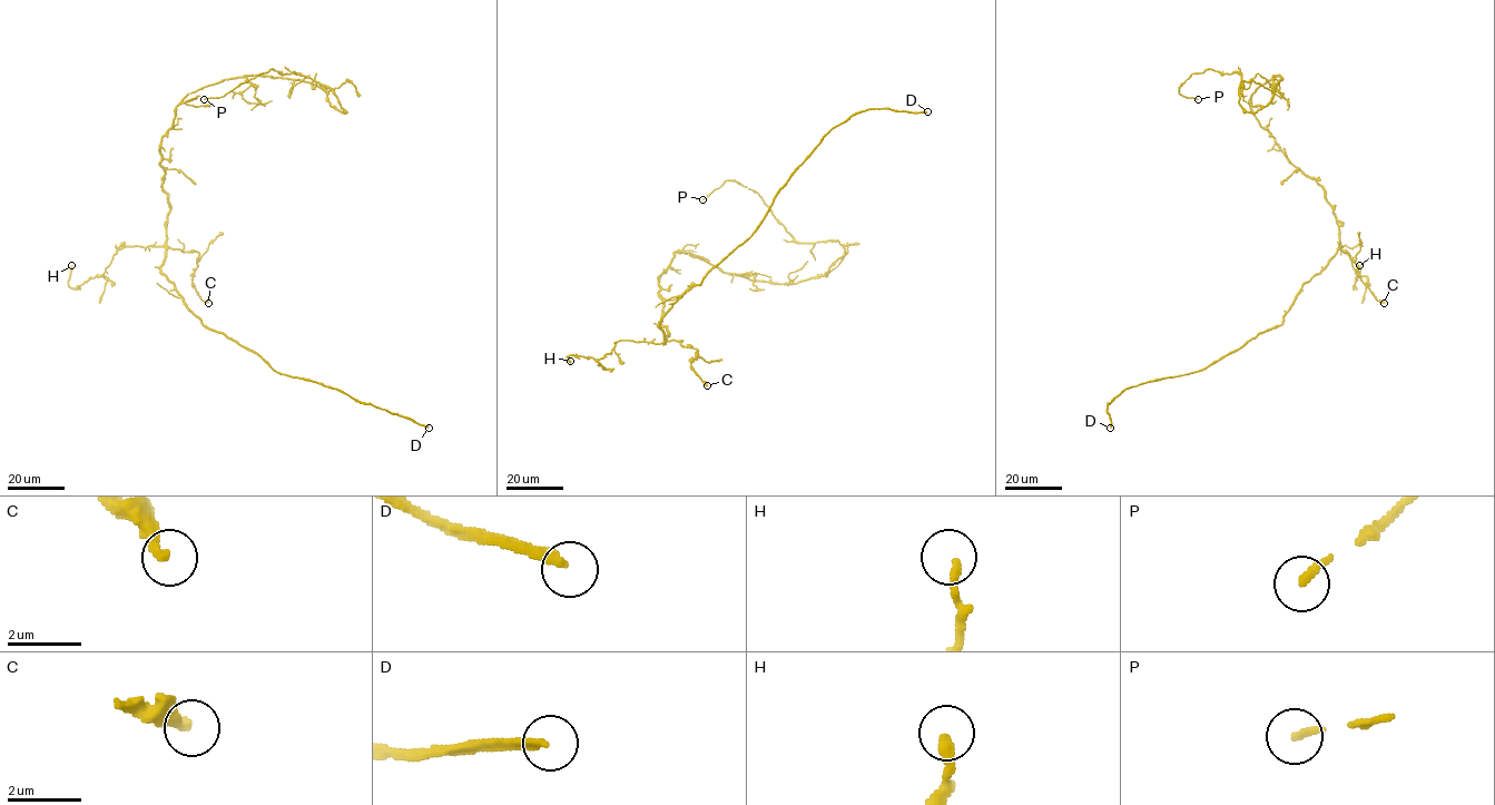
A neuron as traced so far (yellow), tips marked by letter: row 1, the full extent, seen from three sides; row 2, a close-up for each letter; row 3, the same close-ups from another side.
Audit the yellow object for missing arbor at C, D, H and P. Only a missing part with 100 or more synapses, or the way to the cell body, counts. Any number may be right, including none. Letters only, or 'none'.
D

